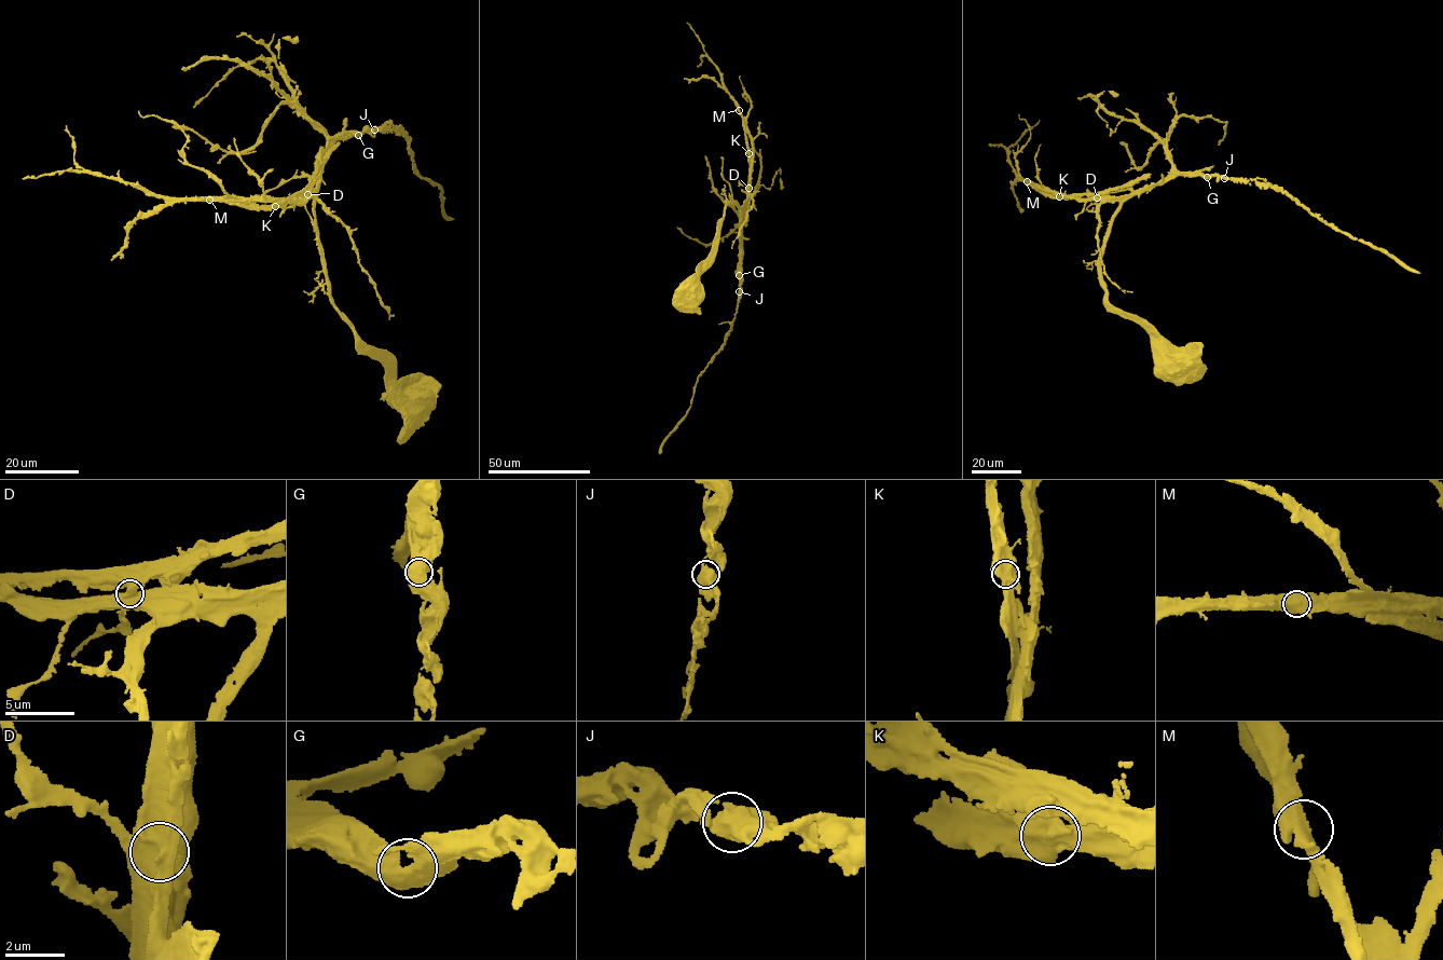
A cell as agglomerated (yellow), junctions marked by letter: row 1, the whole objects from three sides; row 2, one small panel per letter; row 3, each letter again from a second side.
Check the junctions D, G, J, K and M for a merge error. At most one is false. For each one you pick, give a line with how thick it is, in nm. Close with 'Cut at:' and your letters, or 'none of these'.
D: Thickness 850 nm
Cut at: D

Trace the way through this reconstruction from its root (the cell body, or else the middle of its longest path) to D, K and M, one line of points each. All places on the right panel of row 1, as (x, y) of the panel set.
D: (1185, 366), (1179, 368), (1153, 334), (1122, 316), (1108, 300), (1100, 259), (1104, 237), (1119, 202), (1097, 197)
K: (1185, 366), (1179, 368), (1153, 334), (1122, 316), (1108, 300), (1100, 259), (1104, 237), (1119, 202), (1059, 196)
M: (1185, 366), (1179, 368), (1153, 334), (1122, 316), (1108, 300), (1100, 259), (1119, 202), (1044, 194), (1027, 181)

